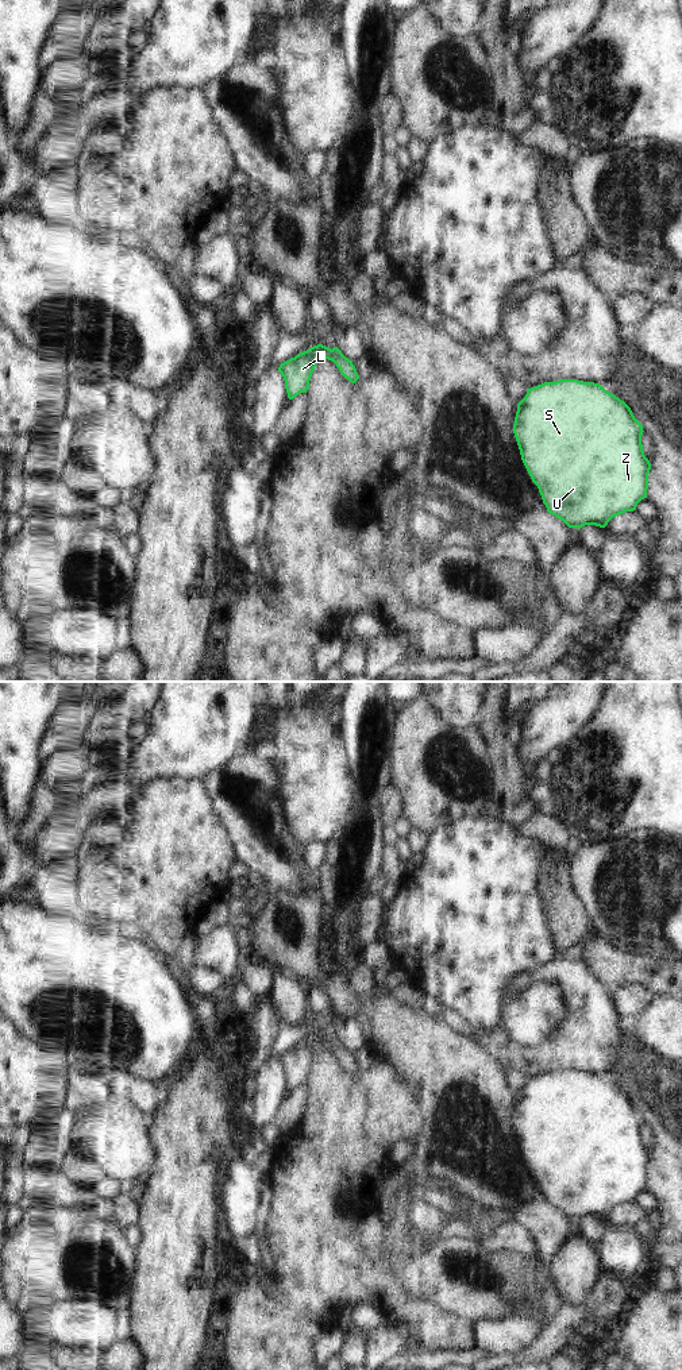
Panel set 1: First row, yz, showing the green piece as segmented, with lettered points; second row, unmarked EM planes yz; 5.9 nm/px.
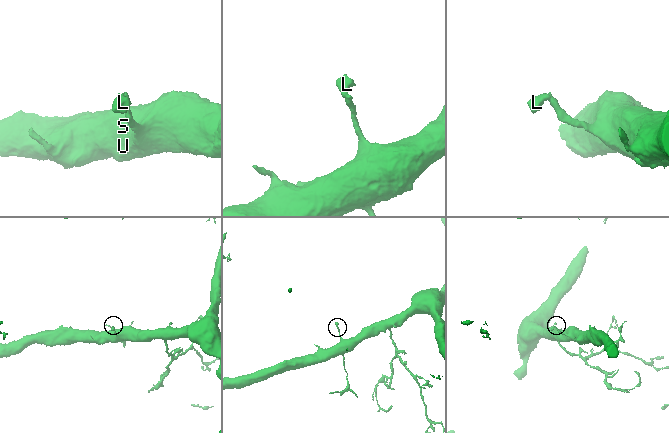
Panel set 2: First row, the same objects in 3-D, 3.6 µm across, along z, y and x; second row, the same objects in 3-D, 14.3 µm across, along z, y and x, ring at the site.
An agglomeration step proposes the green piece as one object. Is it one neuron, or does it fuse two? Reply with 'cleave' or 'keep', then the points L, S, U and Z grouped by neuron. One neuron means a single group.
cleave; groups L / S U Z

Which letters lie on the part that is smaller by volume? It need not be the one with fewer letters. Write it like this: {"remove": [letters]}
{"remove": ["L"]}

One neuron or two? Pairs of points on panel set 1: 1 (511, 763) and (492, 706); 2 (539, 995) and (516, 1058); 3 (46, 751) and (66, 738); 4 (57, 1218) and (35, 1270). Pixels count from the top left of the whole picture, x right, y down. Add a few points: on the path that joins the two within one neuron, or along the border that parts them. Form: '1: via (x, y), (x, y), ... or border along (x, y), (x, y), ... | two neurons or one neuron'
1: via (500, 749), (493, 720) | one neuron
2: via (539, 1011), (539, 1031), (528, 1042) | one neuron
3: via (51, 745), (61, 738) | one neuron
4: via (57, 1231), (57, 1249), (49, 1257) | one neuron

